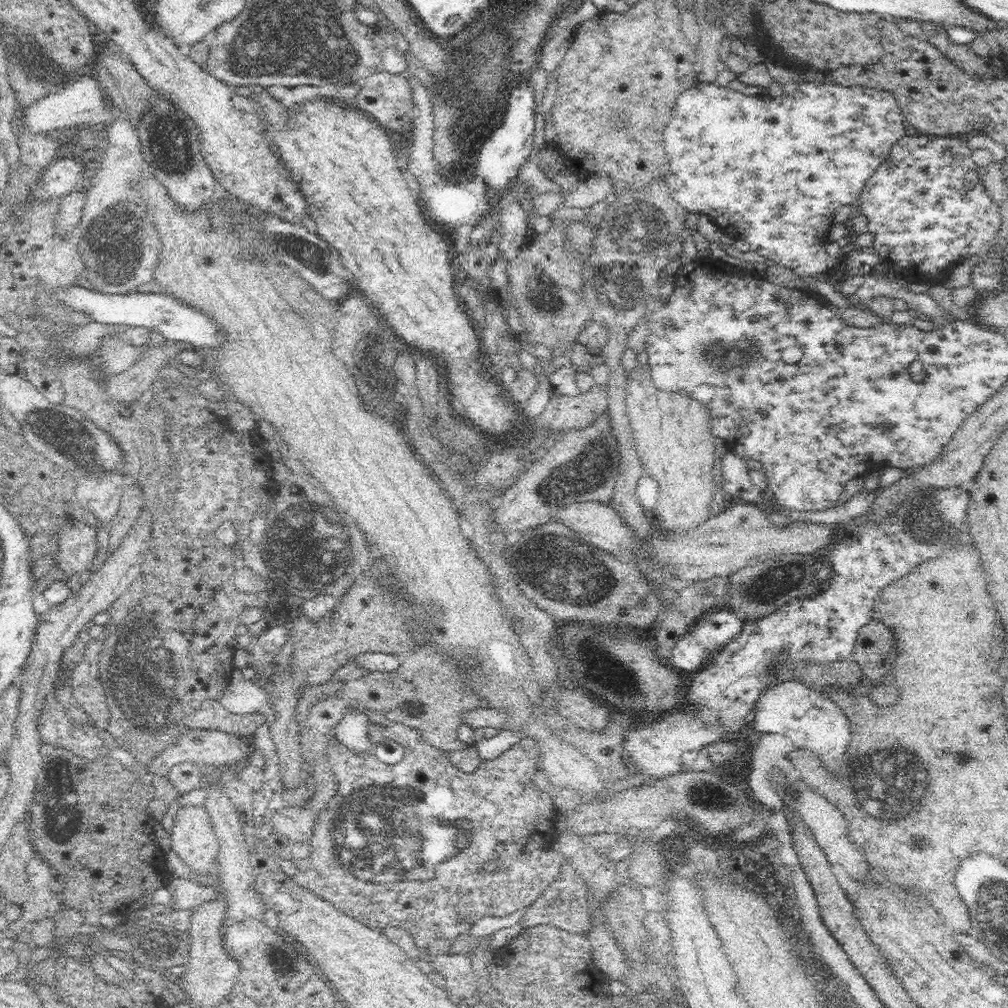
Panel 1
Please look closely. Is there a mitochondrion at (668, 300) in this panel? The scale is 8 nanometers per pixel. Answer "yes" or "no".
no

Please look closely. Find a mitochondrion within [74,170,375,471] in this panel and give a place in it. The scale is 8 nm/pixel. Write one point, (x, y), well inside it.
(116, 238)

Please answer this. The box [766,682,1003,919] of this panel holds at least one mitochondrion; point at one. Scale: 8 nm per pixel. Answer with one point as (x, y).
(908, 786)

